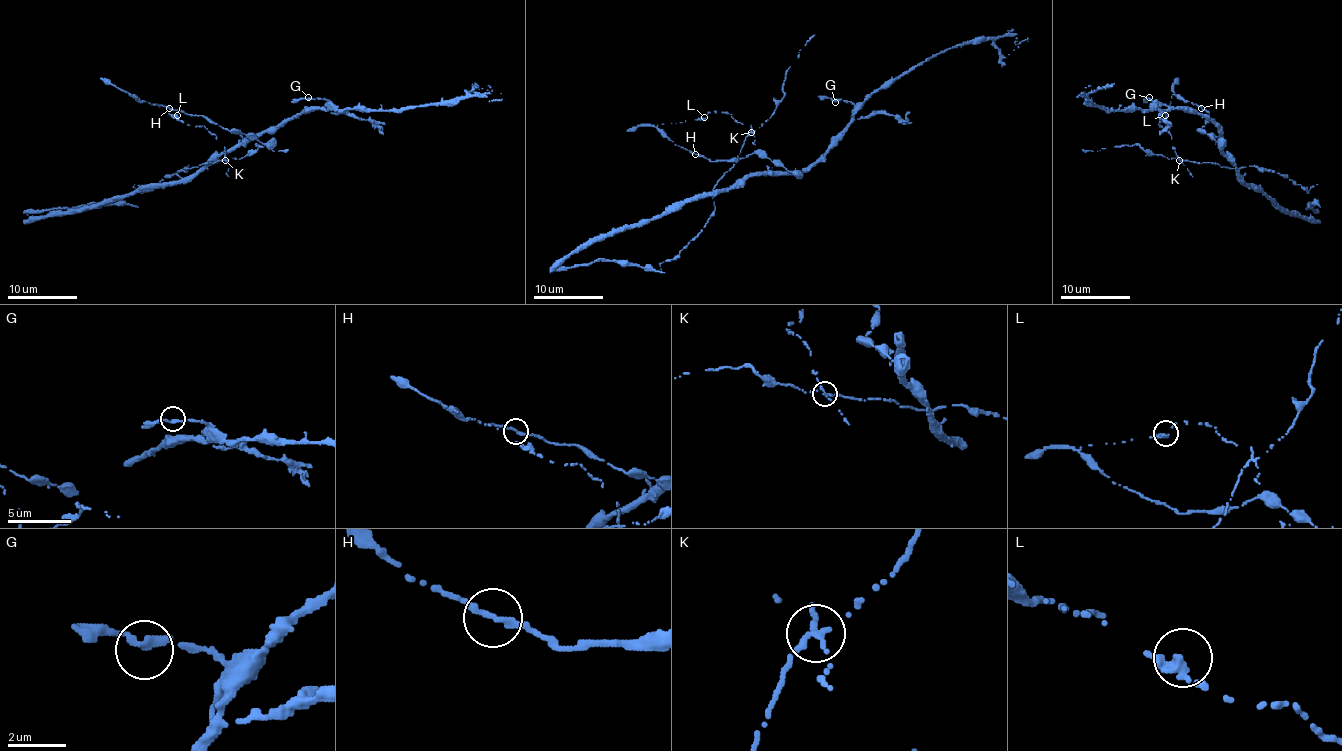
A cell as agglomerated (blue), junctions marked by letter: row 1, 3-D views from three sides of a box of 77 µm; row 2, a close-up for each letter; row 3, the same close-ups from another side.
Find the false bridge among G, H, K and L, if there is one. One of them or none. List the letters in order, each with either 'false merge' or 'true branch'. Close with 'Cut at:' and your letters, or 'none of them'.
G: true branch
H: true branch
K: false merge
L: true branch
Cut at: K

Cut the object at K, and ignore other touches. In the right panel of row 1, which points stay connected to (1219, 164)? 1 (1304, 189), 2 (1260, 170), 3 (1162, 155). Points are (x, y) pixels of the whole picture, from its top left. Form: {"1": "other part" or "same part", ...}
{"1": "same part", "2": "same part", "3": "same part"}

